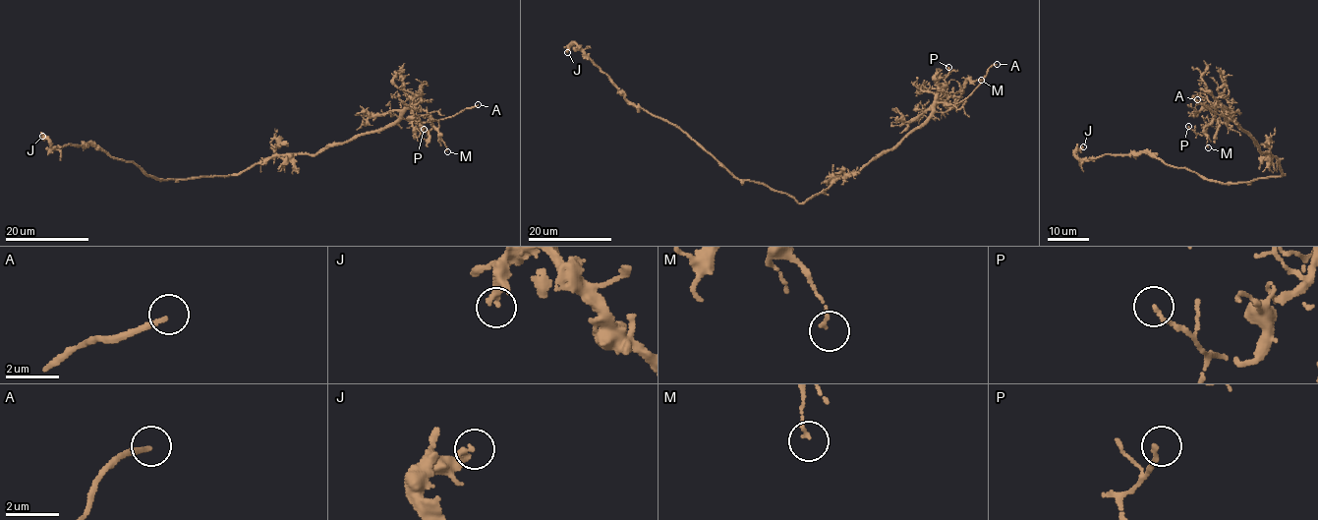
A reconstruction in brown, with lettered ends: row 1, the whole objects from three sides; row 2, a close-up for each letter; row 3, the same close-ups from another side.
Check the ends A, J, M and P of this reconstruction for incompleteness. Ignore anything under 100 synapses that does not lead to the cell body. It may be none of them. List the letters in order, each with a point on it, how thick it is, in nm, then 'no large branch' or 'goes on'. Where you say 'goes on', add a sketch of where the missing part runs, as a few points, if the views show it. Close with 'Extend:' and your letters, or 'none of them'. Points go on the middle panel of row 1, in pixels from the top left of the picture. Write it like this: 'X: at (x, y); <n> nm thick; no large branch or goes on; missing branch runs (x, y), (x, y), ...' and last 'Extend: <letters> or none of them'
A: at (997, 64); 180 nm thick; goes on
J: at (567, 52); 240 nm thick; no large branch
M: at (981, 80); 130 nm thick; no large branch
P: at (948, 67); 150 nm thick; no large branch
Extend: A

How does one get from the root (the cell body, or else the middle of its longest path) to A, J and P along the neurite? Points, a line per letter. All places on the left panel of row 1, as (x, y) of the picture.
A: (224, 175), (236, 176), (277, 155), (315, 154), (381, 131), (402, 119), (415, 123), (437, 121), (478, 104)
J: (224, 175), (155, 179), (143, 174), (131, 161), (114, 158), (90, 144), (65, 144), (53, 147), (42, 136)
P: (224, 175), (236, 176), (268, 157), (315, 154), (379, 132), (408, 108), (413, 110), (415, 138), (424, 129)

